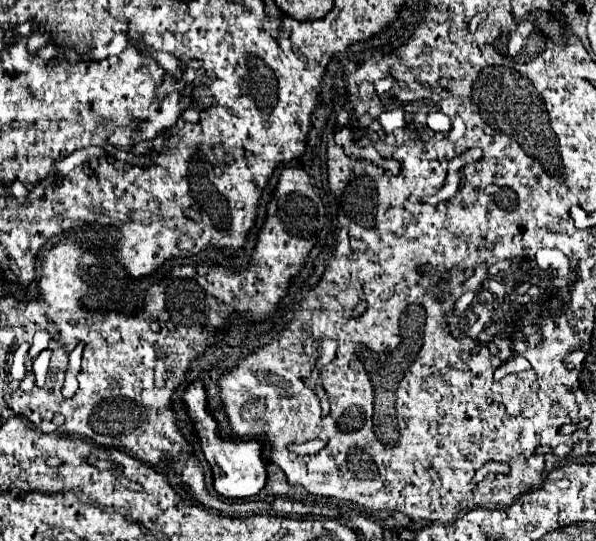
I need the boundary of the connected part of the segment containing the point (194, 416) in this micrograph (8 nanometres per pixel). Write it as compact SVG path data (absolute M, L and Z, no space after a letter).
M193 381L183 391L183 407L187 417L198 432L199 443L206 461L213 471L213 487L225 499L245 499L257 495L267 479L265 465L261 461L261 445L257 441L241 441L219 435L216 421L205 411L205 389L201 381Z

